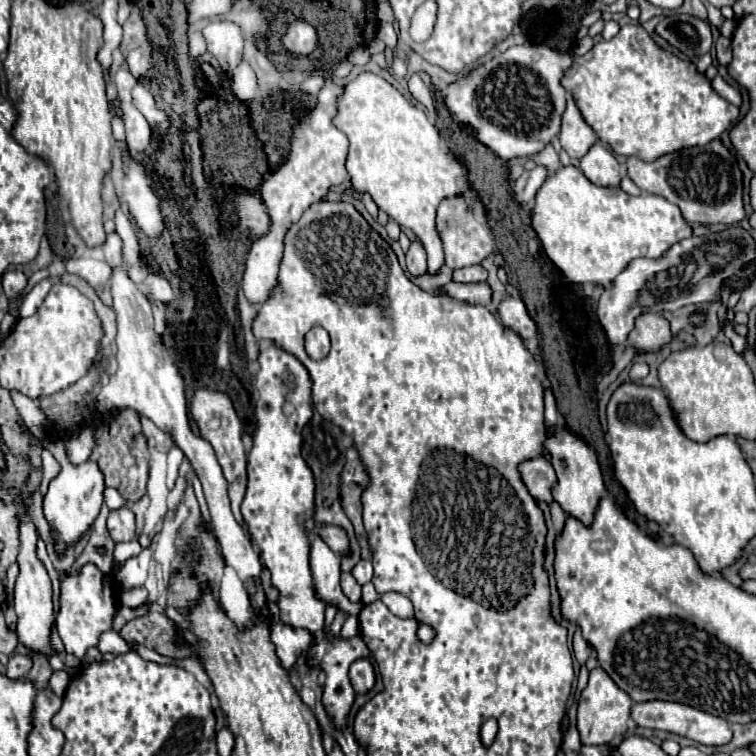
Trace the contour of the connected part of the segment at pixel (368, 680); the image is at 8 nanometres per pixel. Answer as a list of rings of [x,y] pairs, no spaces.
[[[369,659],[353,661],[351,669],[349,669],[349,679],[357,693],[367,693],[375,685],[375,673],[373,673]]]

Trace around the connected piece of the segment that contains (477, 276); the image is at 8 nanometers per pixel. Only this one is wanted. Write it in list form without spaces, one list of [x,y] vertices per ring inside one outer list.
[[[471,265],[471,267],[453,271],[453,281],[457,281],[457,283],[481,283],[485,279],[487,279],[487,271],[479,265]]]

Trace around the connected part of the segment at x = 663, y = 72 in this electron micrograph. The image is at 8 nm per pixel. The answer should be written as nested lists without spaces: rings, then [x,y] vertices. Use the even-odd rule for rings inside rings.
[[[627,23],[609,41],[597,41],[585,55],[575,55],[561,85],[577,101],[585,123],[615,155],[655,161],[661,155],[707,145],[739,117],[739,107],[717,95],[693,63],[659,49],[641,27]]]

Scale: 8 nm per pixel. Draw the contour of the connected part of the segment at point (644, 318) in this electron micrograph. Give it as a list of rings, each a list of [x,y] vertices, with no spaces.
[[[641,313],[635,319],[635,327],[629,333],[629,343],[637,349],[649,353],[657,351],[671,341],[673,333],[669,329],[669,321],[663,319],[659,313]]]

